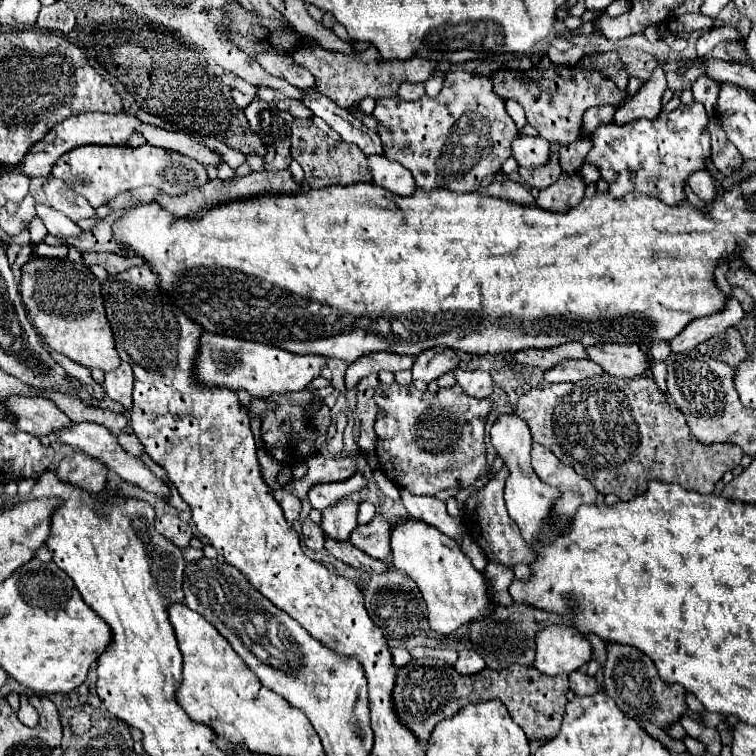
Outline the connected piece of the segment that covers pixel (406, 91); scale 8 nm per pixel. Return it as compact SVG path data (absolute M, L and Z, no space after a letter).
M403 83L401 89L399 89L399 97L407 99L407 101L421 99L421 95L425 95L425 85L423 83Z

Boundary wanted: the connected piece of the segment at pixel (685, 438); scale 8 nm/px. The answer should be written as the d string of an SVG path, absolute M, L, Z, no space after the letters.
M603 373L601 377L591 377L589 381L531 389L529 393L519 397L515 413L529 425L533 441L547 445L557 459L561 459L565 465L571 465L577 473L589 477L599 493L613 493L623 501L641 495L651 479L661 483L677 483L687 491L713 493L715 483L721 481L727 471L737 467L743 457L741 447L733 443L703 447L689 433L683 413L657 389L655 381L647 375L623 379Z

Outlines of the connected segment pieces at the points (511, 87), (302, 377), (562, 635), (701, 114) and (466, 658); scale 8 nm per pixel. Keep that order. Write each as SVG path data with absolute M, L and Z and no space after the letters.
M543 57L533 69L527 71L509 71L501 69L493 77L493 91L499 97L515 99L527 115L527 123L537 129L537 133L547 141L557 141L559 145L569 145L571 141L581 139L583 113L589 107L613 105L619 107L627 99L627 89L619 89L609 77L601 71L583 69L577 65L555 65Z
M203 333L199 359L195 365L195 377L203 385L217 385L233 391L245 389L253 397L267 397L271 393L289 393L289 391L299 391L309 387L309 383L315 377L319 377L325 365L327 359L321 355L295 355L265 343L253 343L253 341L219 335L219 333Z
M551 625L537 635L535 667L545 675L569 675L579 671L591 659L591 643L571 625Z
M691 103L685 107L679 107L671 113L661 113L661 117L655 119L637 119L627 125L601 125L593 135L593 149L587 155L587 163L593 163L599 167L601 177L609 183L609 195L623 197L625 193L643 193L649 197L657 197L665 201L667 205L679 205L685 201L683 185L687 177L705 167L706 159L710 158L710 135L707 130L709 117L705 113L703 105Z
M463 649L455 663L455 671L459 675L473 675L473 673L479 673L483 667L485 667L485 663L483 663L481 655L477 651L469 651L469 649Z

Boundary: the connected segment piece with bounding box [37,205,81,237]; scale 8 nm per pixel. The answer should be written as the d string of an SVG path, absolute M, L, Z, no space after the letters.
M37 205L37 217L41 217L45 221L47 231L55 237L69 237L69 235L79 235L81 233L81 229L73 221L69 221L63 213L55 211L53 207Z

